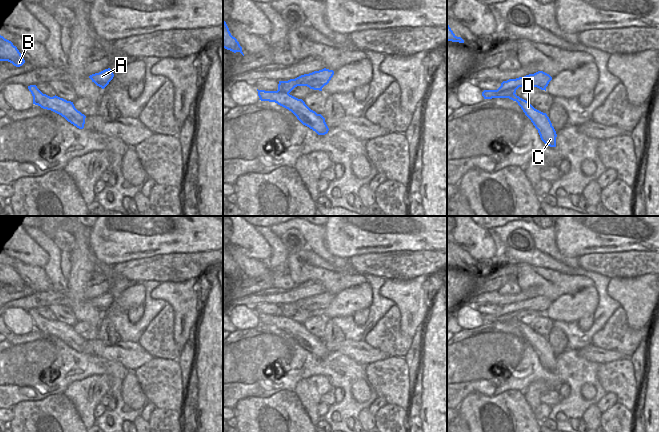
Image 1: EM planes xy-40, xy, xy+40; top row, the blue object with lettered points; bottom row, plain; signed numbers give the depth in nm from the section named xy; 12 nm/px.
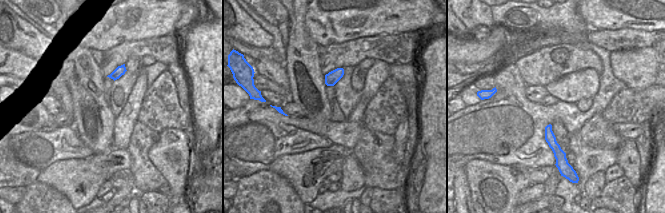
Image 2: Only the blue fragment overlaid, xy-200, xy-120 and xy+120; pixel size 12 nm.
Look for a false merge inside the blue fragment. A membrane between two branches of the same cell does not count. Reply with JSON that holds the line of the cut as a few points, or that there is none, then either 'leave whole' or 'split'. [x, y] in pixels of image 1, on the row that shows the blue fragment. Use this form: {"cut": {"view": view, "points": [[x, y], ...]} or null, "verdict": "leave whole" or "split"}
{"cut": {"view": "xy", "points": [[277, 90], [288, 94]]}, "verdict": "split"}

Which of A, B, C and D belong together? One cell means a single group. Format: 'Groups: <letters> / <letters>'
Groups: A / B C D.

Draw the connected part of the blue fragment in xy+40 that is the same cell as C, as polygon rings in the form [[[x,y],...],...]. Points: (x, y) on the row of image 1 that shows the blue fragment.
[[[516,94],[511,95],[509,99],[518,103],[538,130],[541,140],[550,147],[556,147],[557,134],[547,114],[535,109],[529,101],[520,98]]]

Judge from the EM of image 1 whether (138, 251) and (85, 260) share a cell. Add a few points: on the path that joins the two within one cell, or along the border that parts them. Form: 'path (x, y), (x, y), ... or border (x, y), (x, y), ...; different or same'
border (88, 244), (97, 261); different

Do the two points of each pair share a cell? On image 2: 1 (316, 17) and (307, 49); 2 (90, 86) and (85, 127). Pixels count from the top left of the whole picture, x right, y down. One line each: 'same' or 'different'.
1: different
2: same

